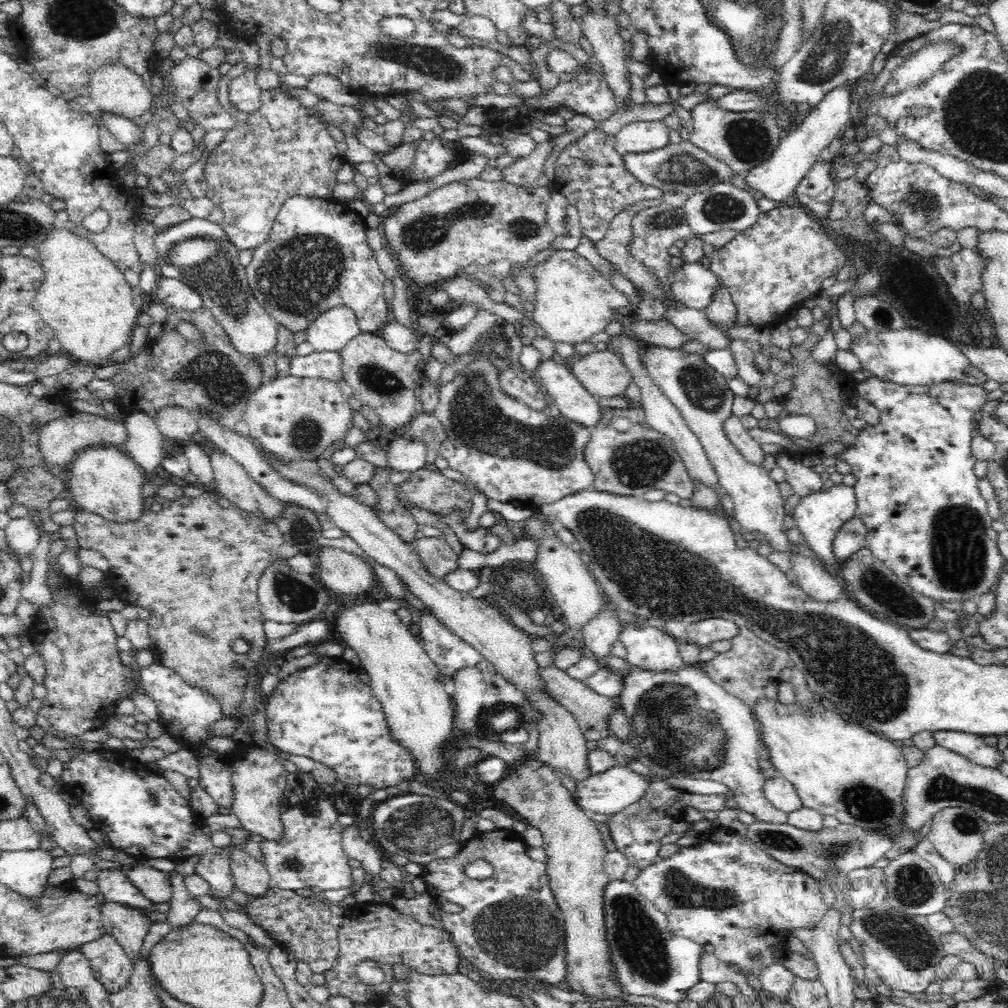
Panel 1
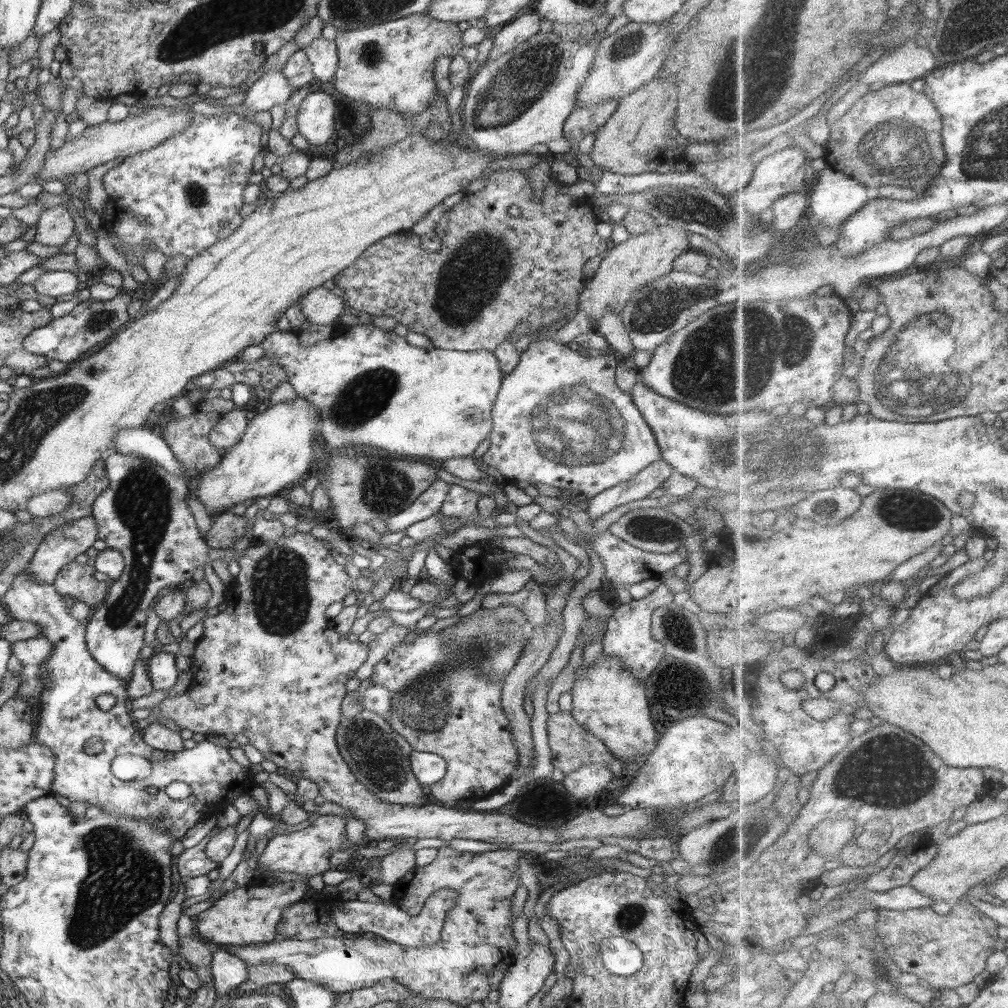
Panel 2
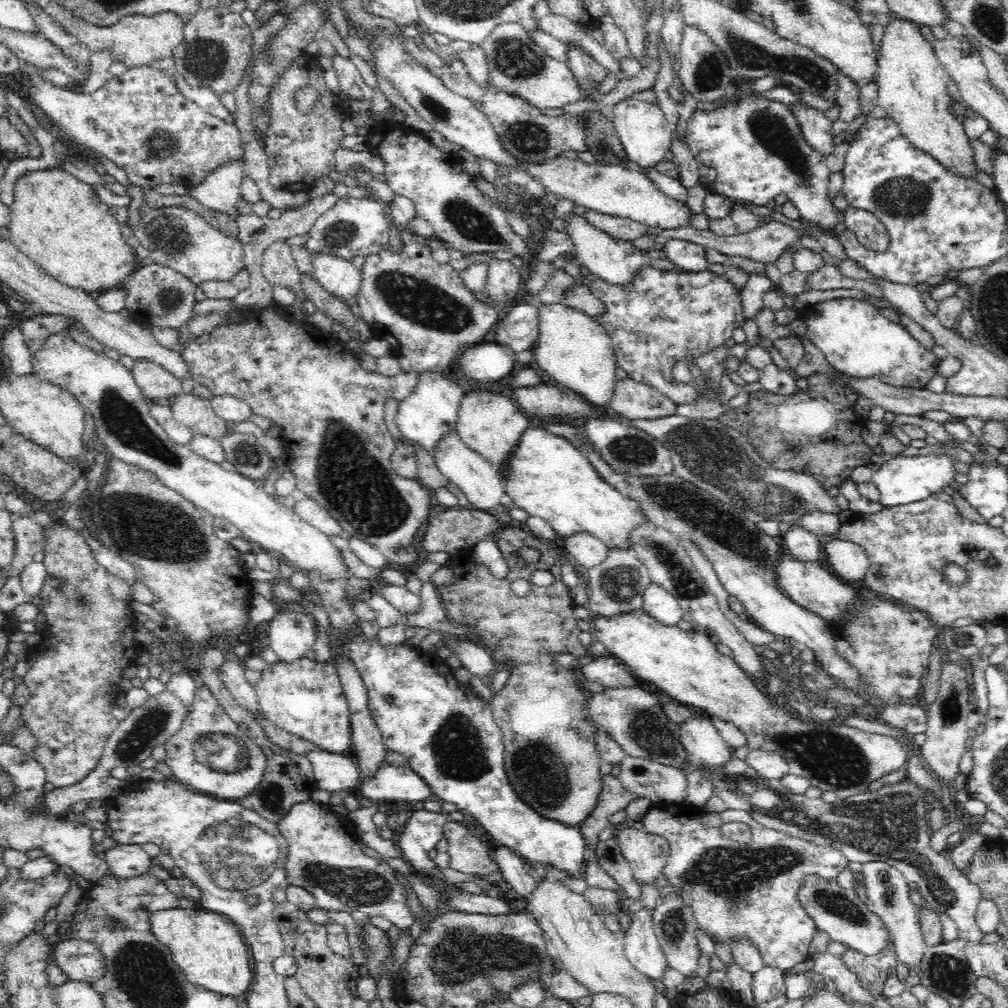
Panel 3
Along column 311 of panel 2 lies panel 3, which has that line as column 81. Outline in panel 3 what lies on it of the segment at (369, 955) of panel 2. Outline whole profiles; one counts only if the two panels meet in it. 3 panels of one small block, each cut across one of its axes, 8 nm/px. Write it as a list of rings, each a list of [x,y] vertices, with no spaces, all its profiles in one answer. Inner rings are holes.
[[[72,938],[52,945],[50,961],[67,974],[69,981],[96,983],[104,973],[105,958],[100,949],[87,940]]]

